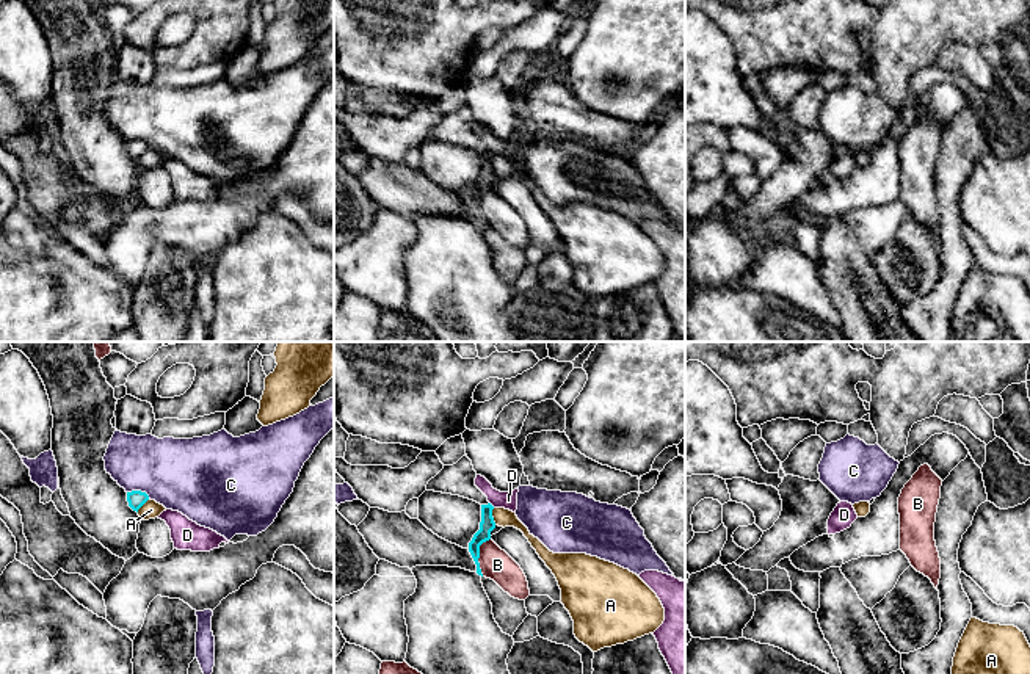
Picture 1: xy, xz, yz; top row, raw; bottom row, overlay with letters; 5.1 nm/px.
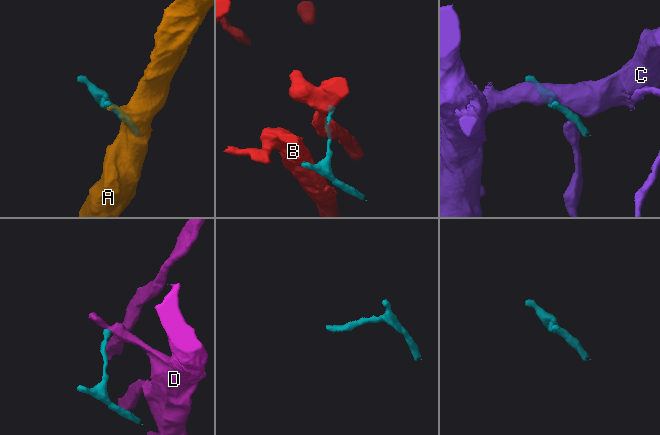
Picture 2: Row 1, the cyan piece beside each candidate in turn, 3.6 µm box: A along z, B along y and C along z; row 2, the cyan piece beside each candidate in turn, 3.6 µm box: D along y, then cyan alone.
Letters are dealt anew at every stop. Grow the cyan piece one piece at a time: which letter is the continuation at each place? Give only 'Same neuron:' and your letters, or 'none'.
Same neuron: none

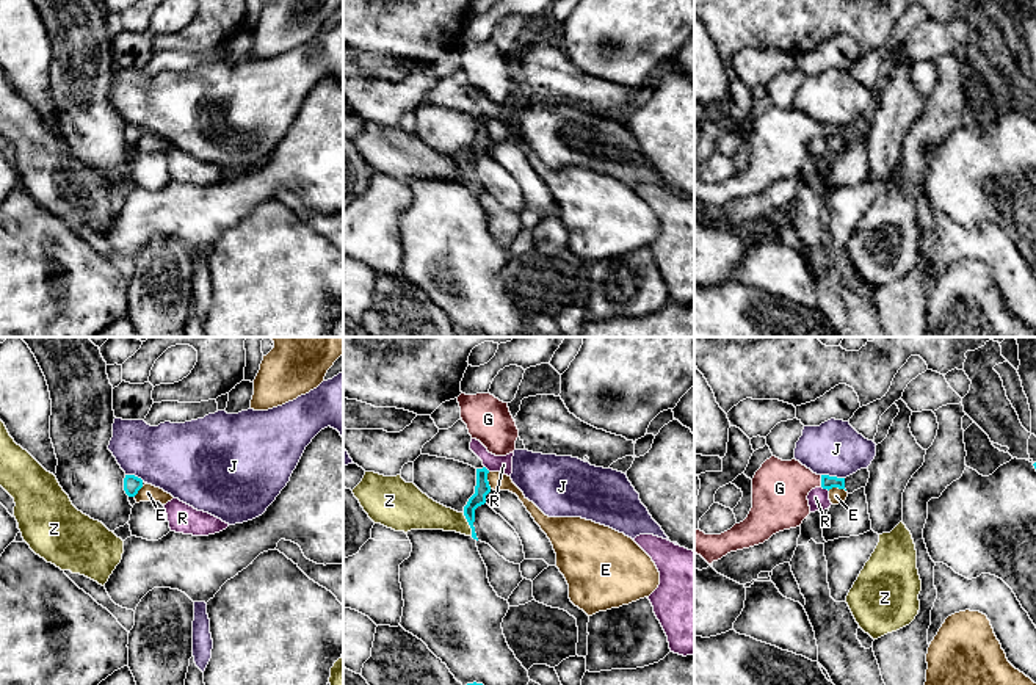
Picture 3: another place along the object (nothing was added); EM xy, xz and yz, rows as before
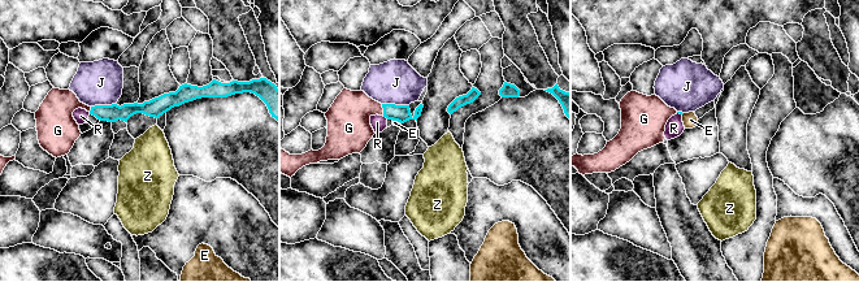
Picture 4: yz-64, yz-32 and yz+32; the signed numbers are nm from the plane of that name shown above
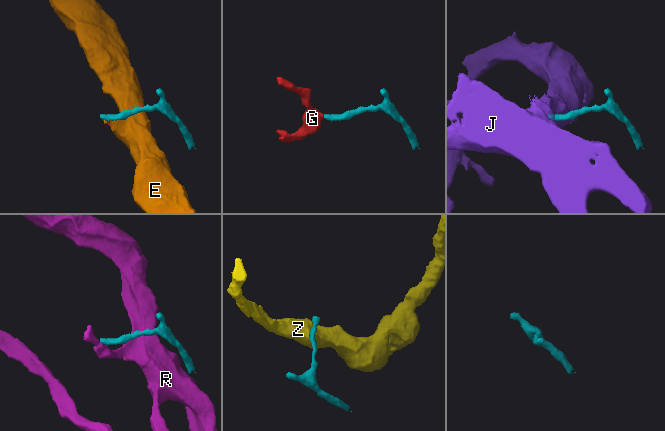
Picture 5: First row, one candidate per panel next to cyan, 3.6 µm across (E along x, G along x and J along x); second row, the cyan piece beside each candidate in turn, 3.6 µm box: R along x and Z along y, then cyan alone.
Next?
Same neuron: G

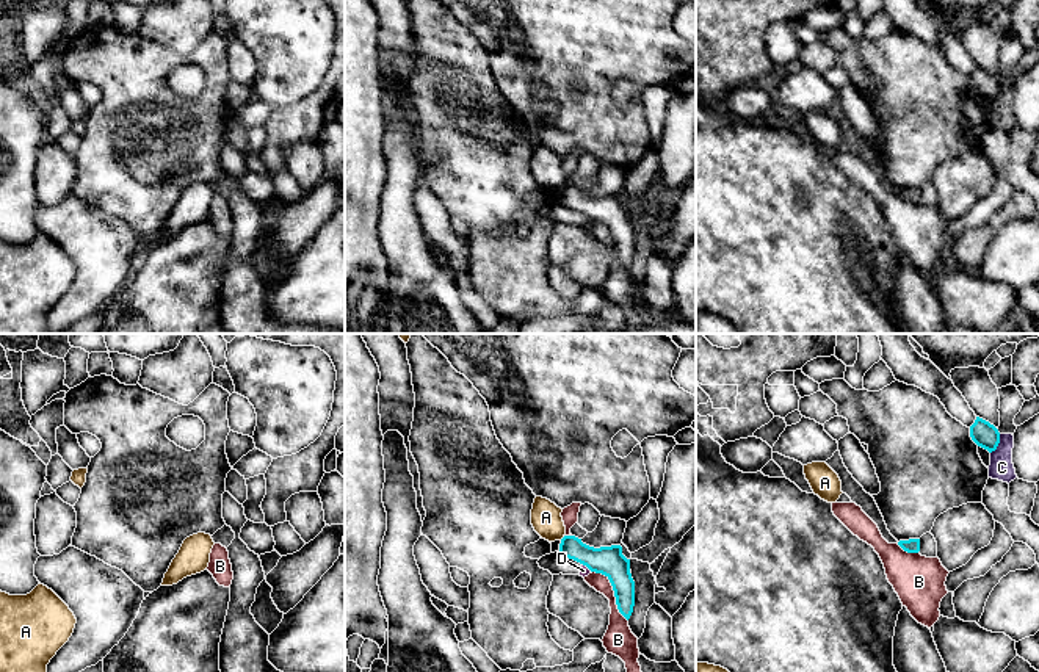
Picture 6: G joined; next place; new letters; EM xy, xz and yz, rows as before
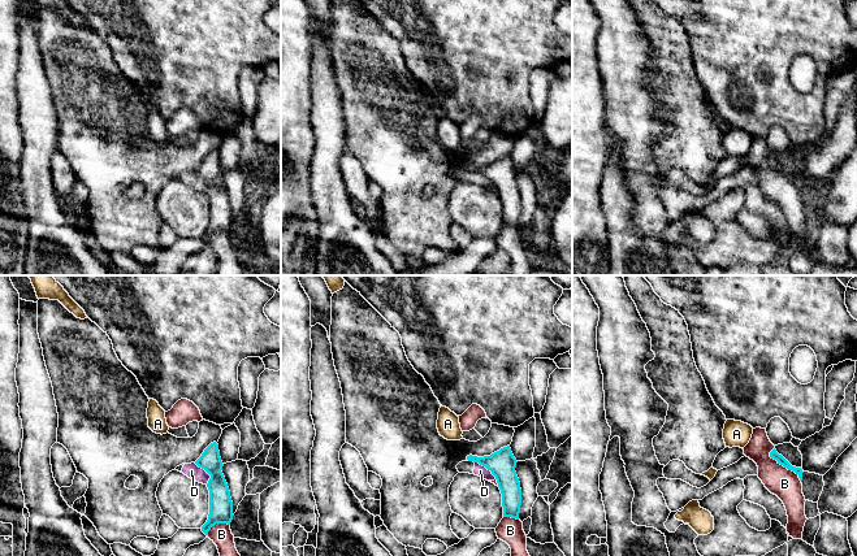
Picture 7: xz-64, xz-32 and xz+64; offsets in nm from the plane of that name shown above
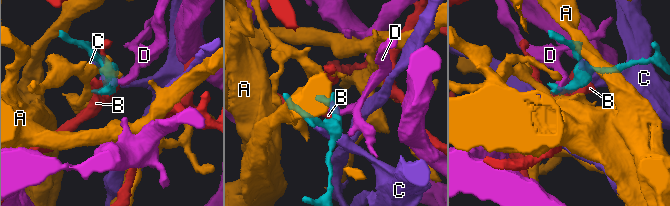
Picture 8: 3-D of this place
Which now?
Same neuron: none

